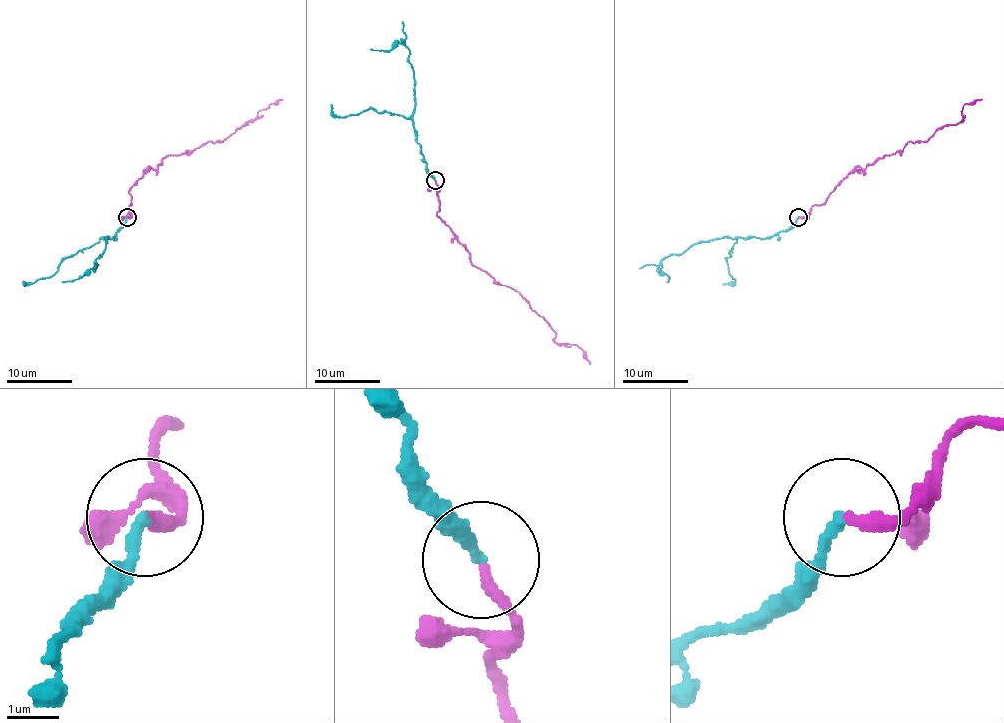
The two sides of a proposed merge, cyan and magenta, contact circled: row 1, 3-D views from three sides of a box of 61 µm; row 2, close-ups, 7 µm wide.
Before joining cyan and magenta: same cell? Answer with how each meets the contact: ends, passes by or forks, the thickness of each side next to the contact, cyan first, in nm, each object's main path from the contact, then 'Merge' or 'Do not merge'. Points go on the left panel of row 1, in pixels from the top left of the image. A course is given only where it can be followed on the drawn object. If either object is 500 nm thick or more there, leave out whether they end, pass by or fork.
At the ring cyan ends. At the ring magenta ends. Thickness 200 nm (cyan) against 220 nm. Course of cyan: (128, 216), (118, 229), (105, 238), (106, 247), (90, 269), (80, 277), (62, 282). Course of magenta: (128, 216), (131, 216), (129, 188), (150, 167), (155, 169), (162, 159), (209, 141), (219, 143), (281, 98). Merge

